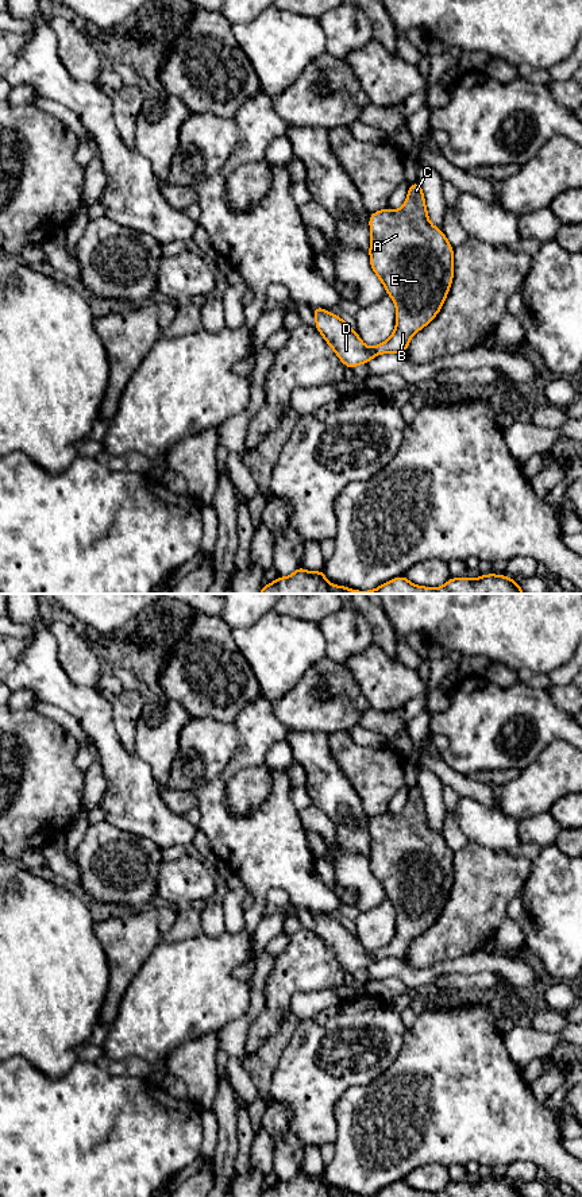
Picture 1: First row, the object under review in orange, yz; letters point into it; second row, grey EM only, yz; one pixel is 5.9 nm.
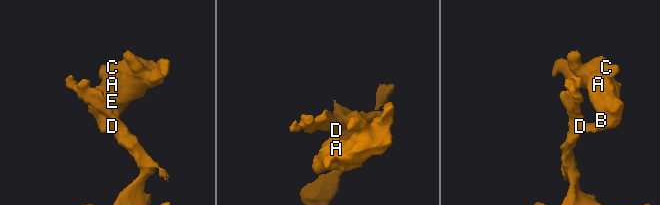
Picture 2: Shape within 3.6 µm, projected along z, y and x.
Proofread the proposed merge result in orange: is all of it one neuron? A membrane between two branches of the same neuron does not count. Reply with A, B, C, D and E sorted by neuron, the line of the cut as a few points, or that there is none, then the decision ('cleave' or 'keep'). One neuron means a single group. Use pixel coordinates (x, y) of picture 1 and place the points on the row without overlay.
groups A B C D E; cut none; keep

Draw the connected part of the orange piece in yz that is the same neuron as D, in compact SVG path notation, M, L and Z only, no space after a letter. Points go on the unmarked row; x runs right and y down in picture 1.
M409 788L408 802L398 815L388 811L369 820L370 830L370 870L381 884L385 896L392 901L397 916L397 926L392 941L381 949L366 951L346 926L324 912L313 911L315 932L334 954L347 973L367 969L374 961L382 958L405 959L411 942L425 932L442 915L443 907L454 884L454 852L444 837L428 823L421 789Z

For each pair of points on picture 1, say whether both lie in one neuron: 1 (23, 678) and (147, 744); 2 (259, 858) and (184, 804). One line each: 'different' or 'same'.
1: different
2: different

